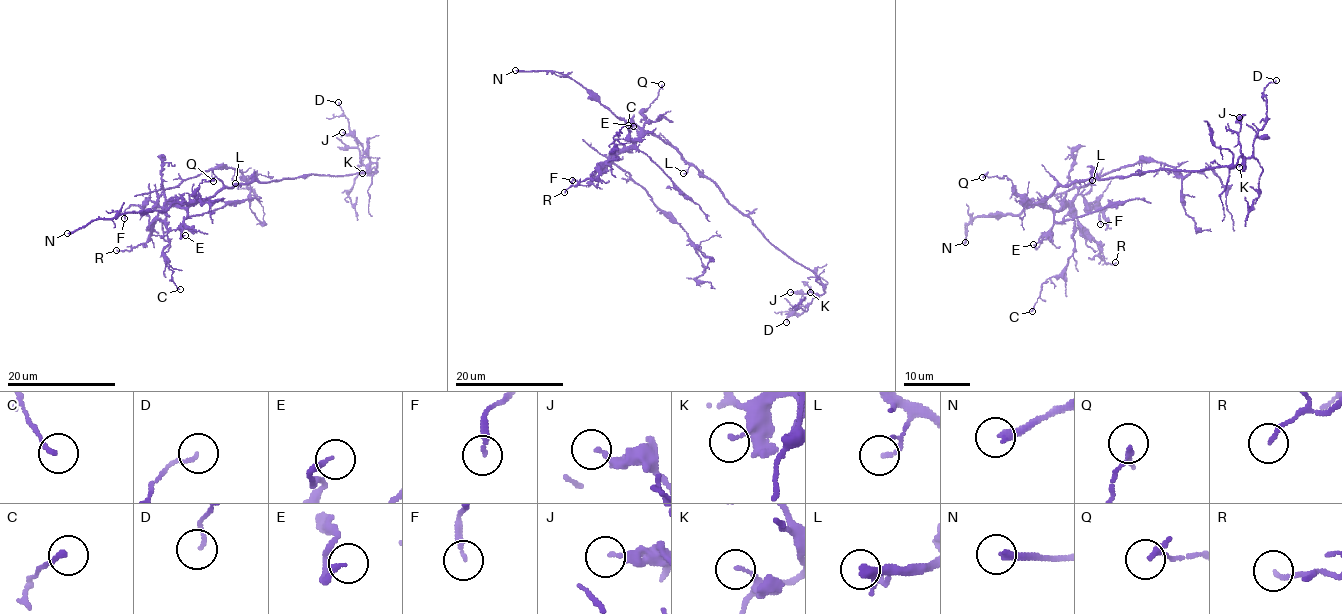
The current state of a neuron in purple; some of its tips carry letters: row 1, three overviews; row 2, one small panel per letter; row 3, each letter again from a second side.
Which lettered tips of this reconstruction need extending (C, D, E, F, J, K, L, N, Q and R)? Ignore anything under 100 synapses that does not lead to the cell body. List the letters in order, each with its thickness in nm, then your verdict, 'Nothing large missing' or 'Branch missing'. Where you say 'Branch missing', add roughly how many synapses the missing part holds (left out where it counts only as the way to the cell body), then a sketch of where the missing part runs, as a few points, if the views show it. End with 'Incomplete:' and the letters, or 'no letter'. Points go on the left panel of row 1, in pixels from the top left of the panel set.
C: Thickness 160 nm. Nothing large missing
D: Thickness 120 nm. Nothing large missing
E: Thickness 190 nm. Nothing large missing
F: Thickness 200 nm. Nothing large missing
J: Thickness 190 nm. Nothing large missing
K: Thickness 130 nm. Nothing large missing
L: Thickness 150 nm. Nothing large missing
N: Thickness 280 nm. Branch missing
Q: Thickness 200 nm. Nothing large missing
R: Thickness 150 nm. Nothing large missing
Incomplete: N

